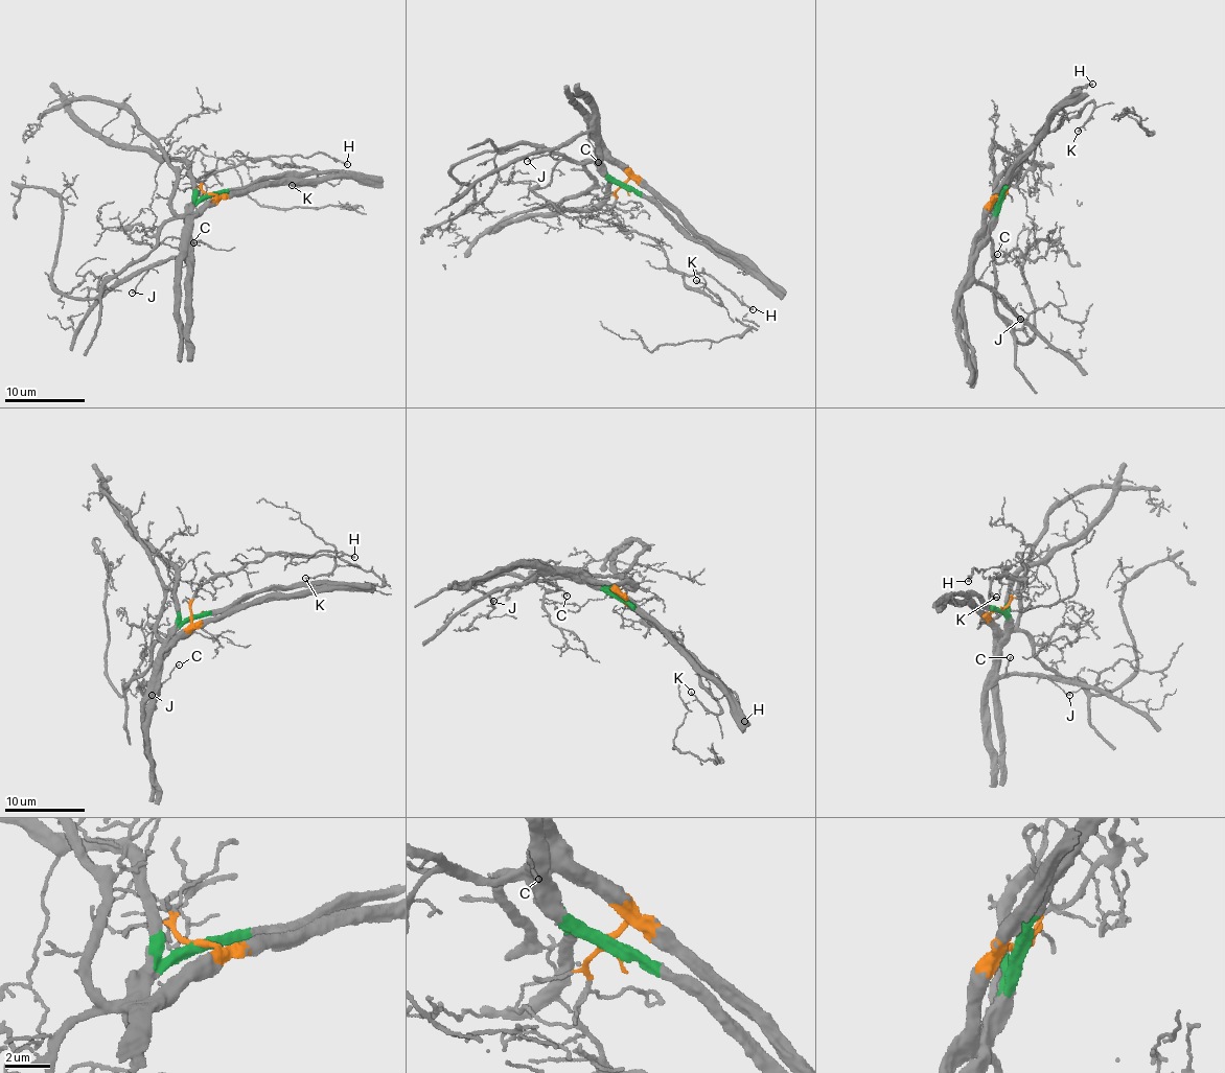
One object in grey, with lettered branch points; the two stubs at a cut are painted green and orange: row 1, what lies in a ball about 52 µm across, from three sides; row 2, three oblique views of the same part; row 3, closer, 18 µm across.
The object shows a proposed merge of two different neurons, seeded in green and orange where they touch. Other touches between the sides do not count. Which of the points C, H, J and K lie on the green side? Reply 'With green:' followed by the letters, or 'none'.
With green: C, J

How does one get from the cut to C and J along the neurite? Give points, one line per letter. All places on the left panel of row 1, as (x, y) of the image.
C: (210, 194), (190, 211), (186, 256), (185, 251), (193, 241)
J: (210, 194), (190, 211), (187, 253), (151, 264), (132, 293)

